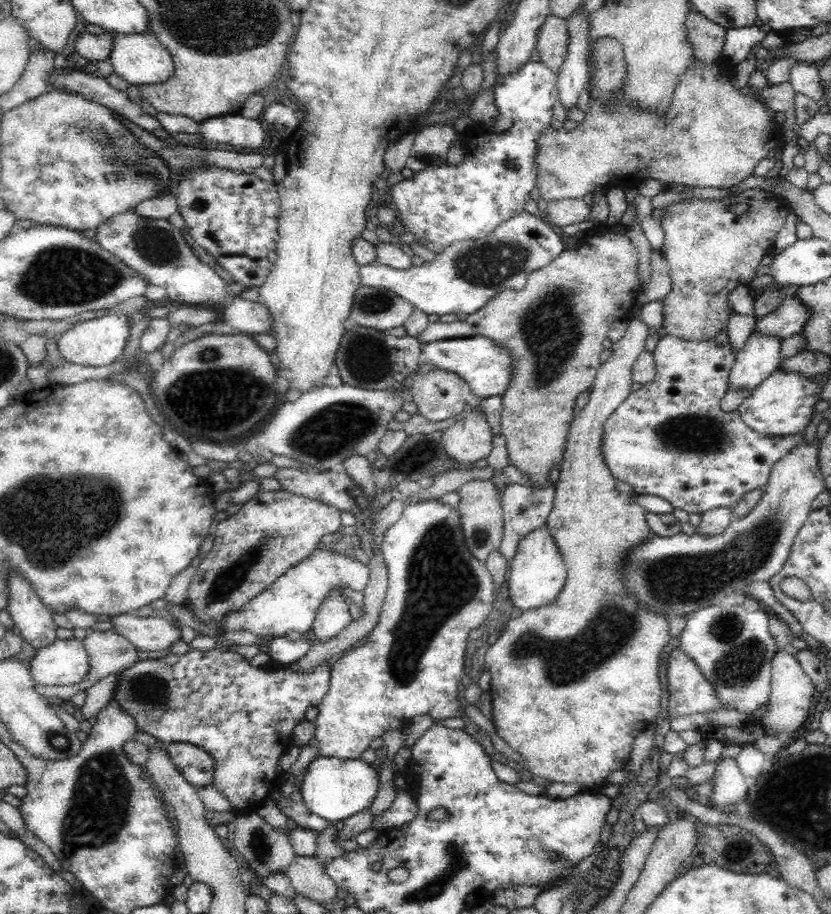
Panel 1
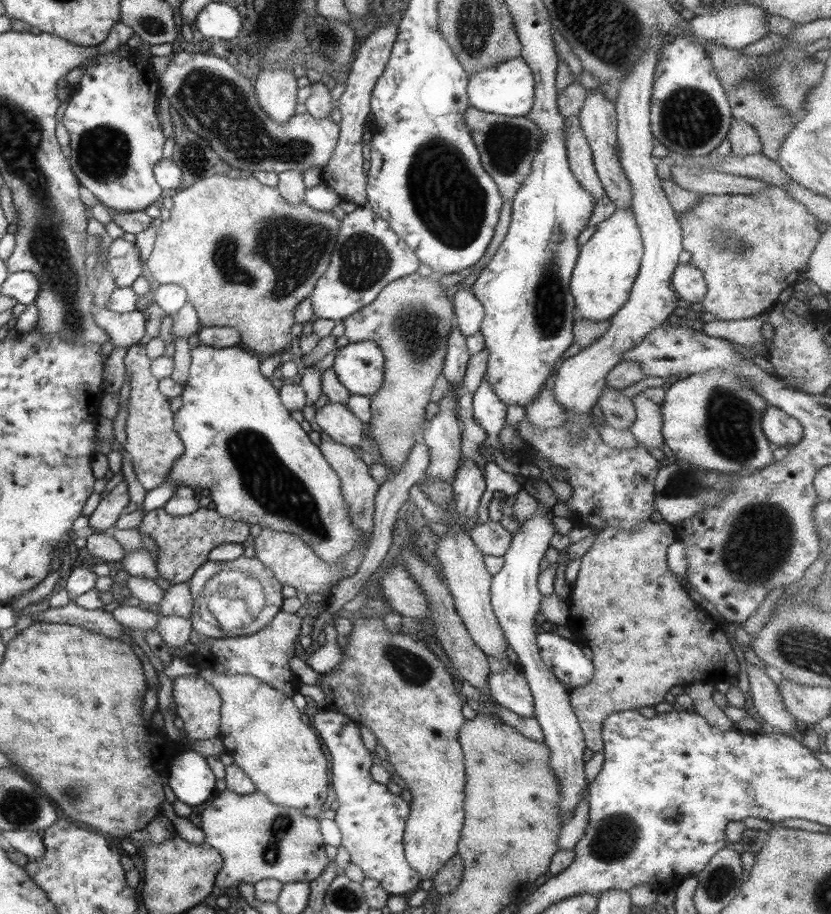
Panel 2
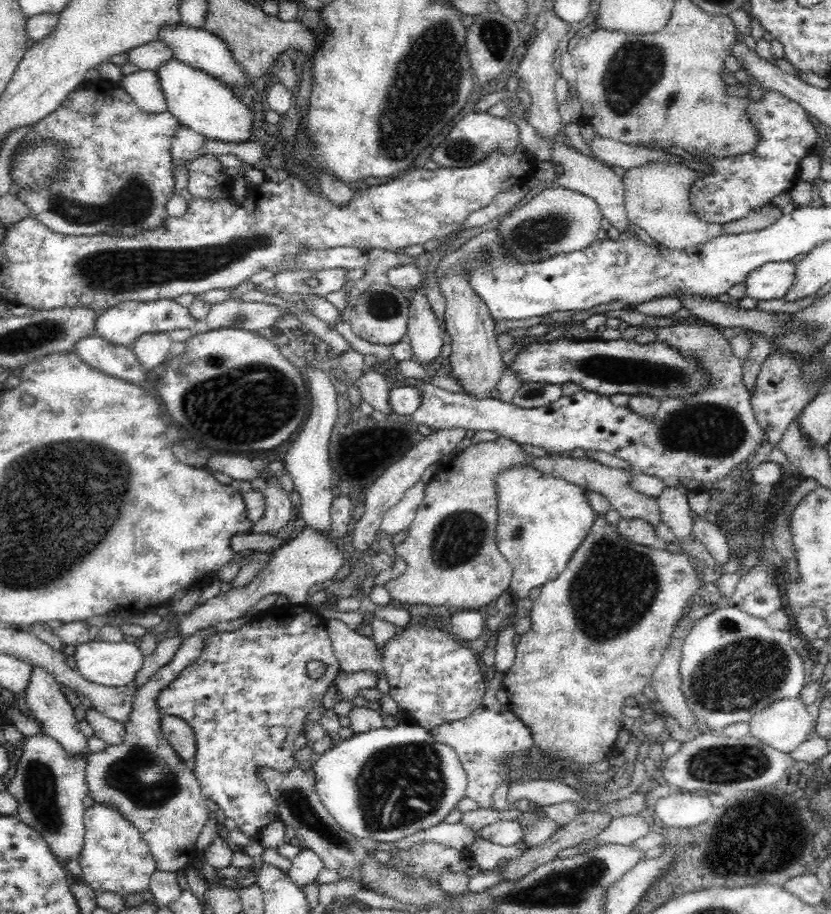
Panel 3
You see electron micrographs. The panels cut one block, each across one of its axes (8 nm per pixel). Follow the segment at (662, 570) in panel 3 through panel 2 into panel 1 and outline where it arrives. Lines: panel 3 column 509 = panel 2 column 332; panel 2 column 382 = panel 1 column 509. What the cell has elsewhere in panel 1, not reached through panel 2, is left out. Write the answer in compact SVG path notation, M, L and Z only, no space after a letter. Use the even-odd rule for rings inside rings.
M641 318L627 319L627 327L624 335L620 340L613 342L610 357L598 369L596 380L589 390L590 396L588 404L582 410L576 412L573 423L569 428L569 436L567 438L563 459L560 466L558 466L559 480L555 483L555 498L545 525L545 528L557 544L558 551L560 551L567 569L567 579L562 592L560 592L559 597L552 604L539 609L522 612L522 615L514 618L514 620L510 620L506 624L506 630L504 630L502 637L495 644L492 644L485 654L484 665L491 674L488 691L490 693L490 701L492 701L492 708L490 710L492 713L491 721L496 734L522 757L522 764L524 763L525 768L532 775L540 779L549 780L550 783L577 784L581 786L581 792L600 793L609 784L607 779L614 771L620 771L626 768L633 742L641 731L649 724L655 722L655 716L658 714L658 707L660 706L660 696L662 696L660 678L658 677L658 660L660 660L662 648L670 640L668 620L662 615L648 613L648 611L640 609L636 605L636 601L626 595L624 585L620 581L621 569L625 566L625 559L629 551L633 548L632 546L642 543L652 534L646 521L648 513L634 499L628 498L628 496L625 496L618 490L616 484L617 478L612 474L603 457L604 423L632 392L630 390L633 383L632 367L634 361L640 356L640 353L644 352L646 338L650 334L648 329L649 326Z

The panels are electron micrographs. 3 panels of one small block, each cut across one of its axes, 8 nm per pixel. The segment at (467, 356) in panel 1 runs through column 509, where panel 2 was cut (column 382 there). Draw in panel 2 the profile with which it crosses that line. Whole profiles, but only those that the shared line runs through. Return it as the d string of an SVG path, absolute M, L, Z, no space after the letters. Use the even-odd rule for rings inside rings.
M355 341L338 348L331 369L350 394L371 396L383 382L383 353L373 341Z

